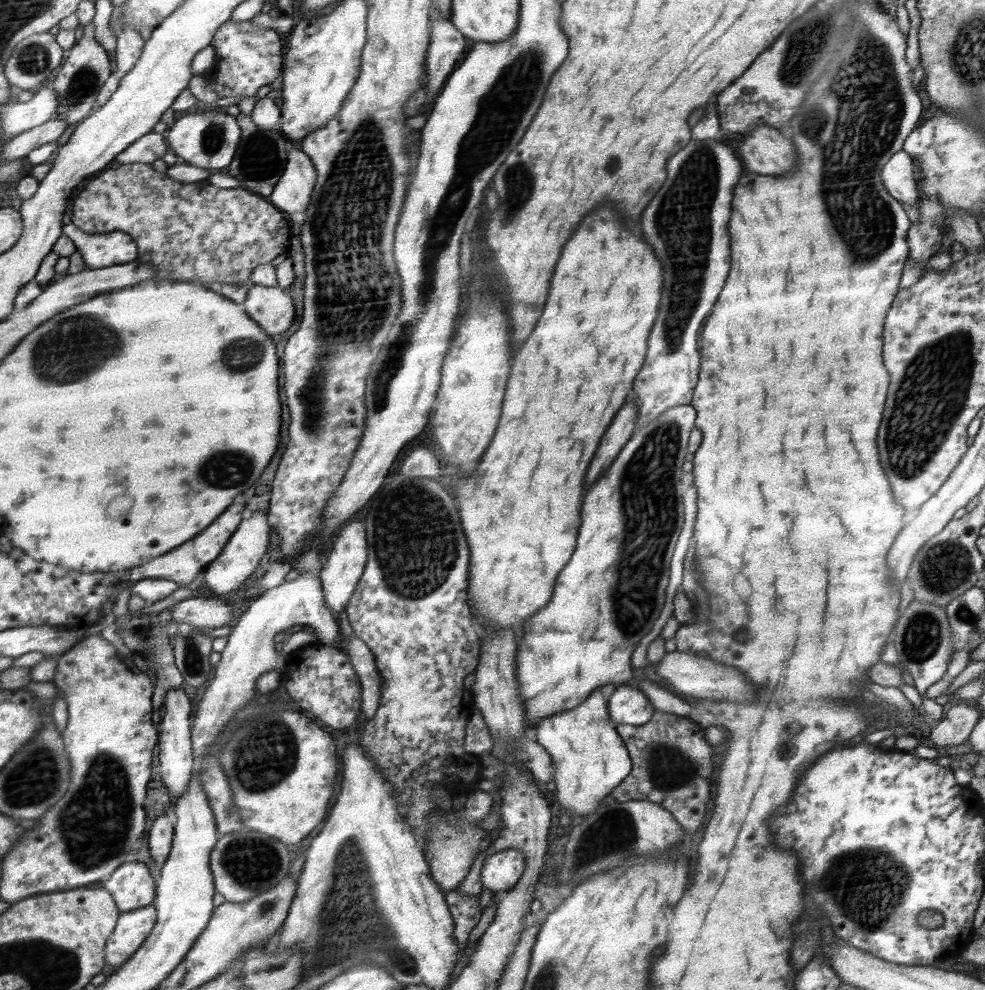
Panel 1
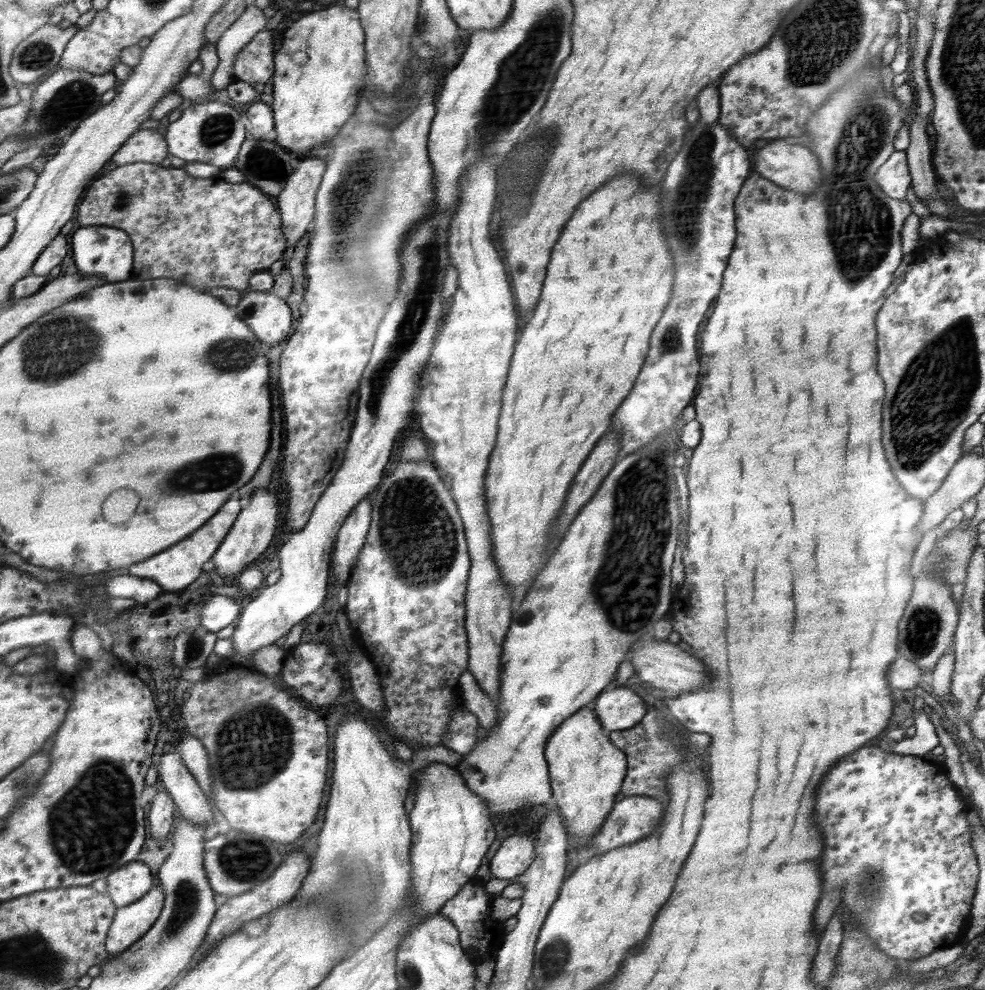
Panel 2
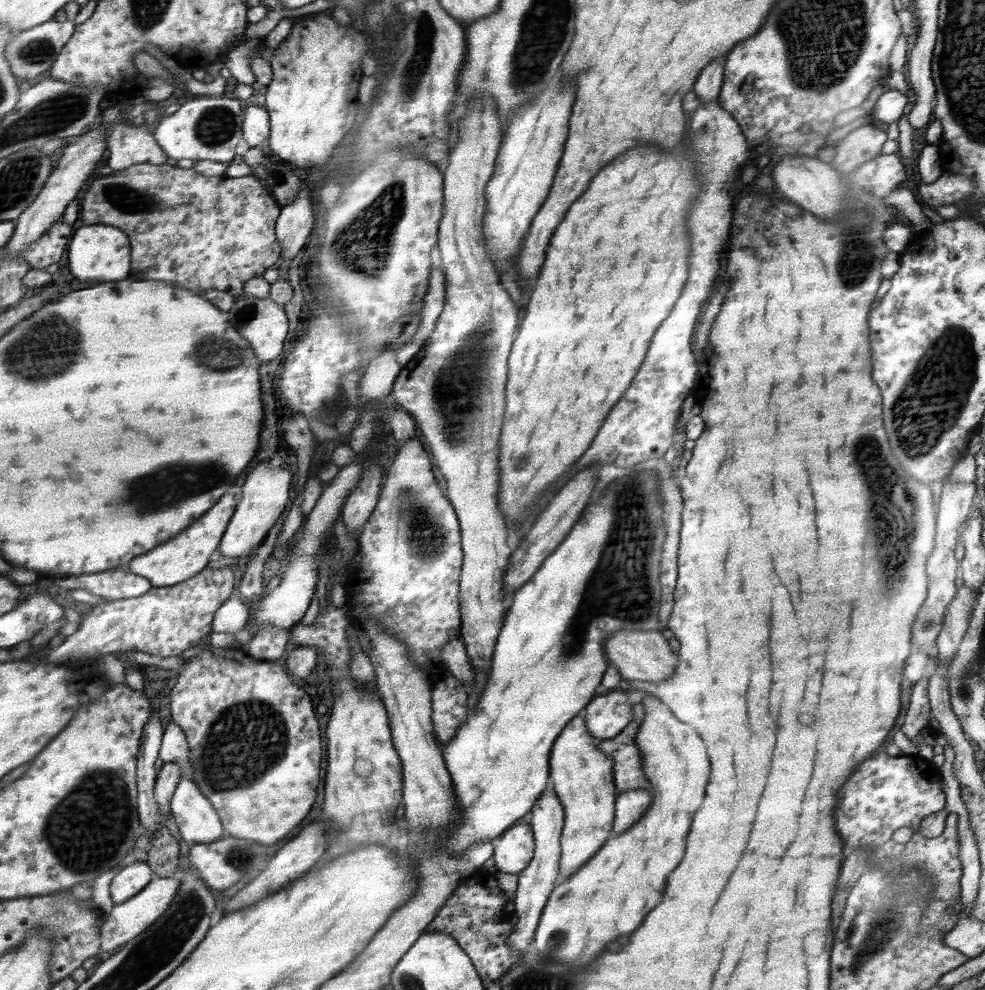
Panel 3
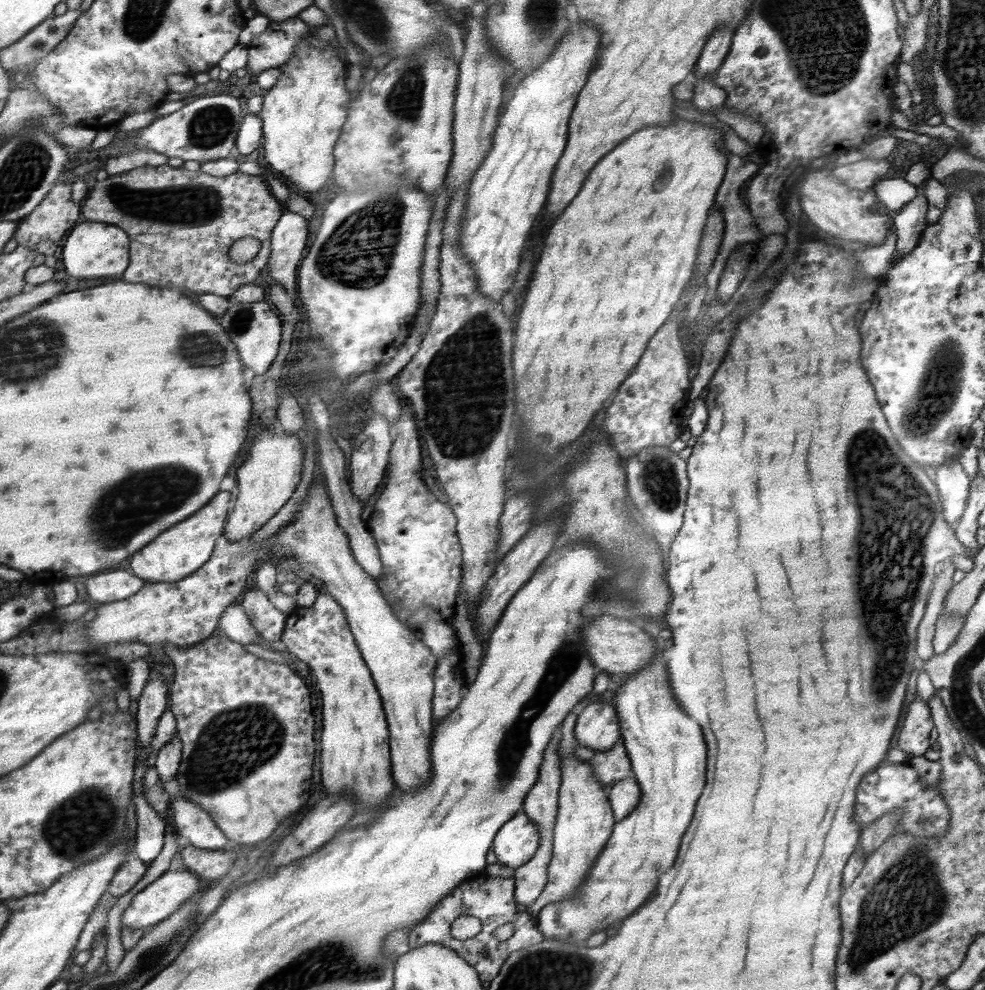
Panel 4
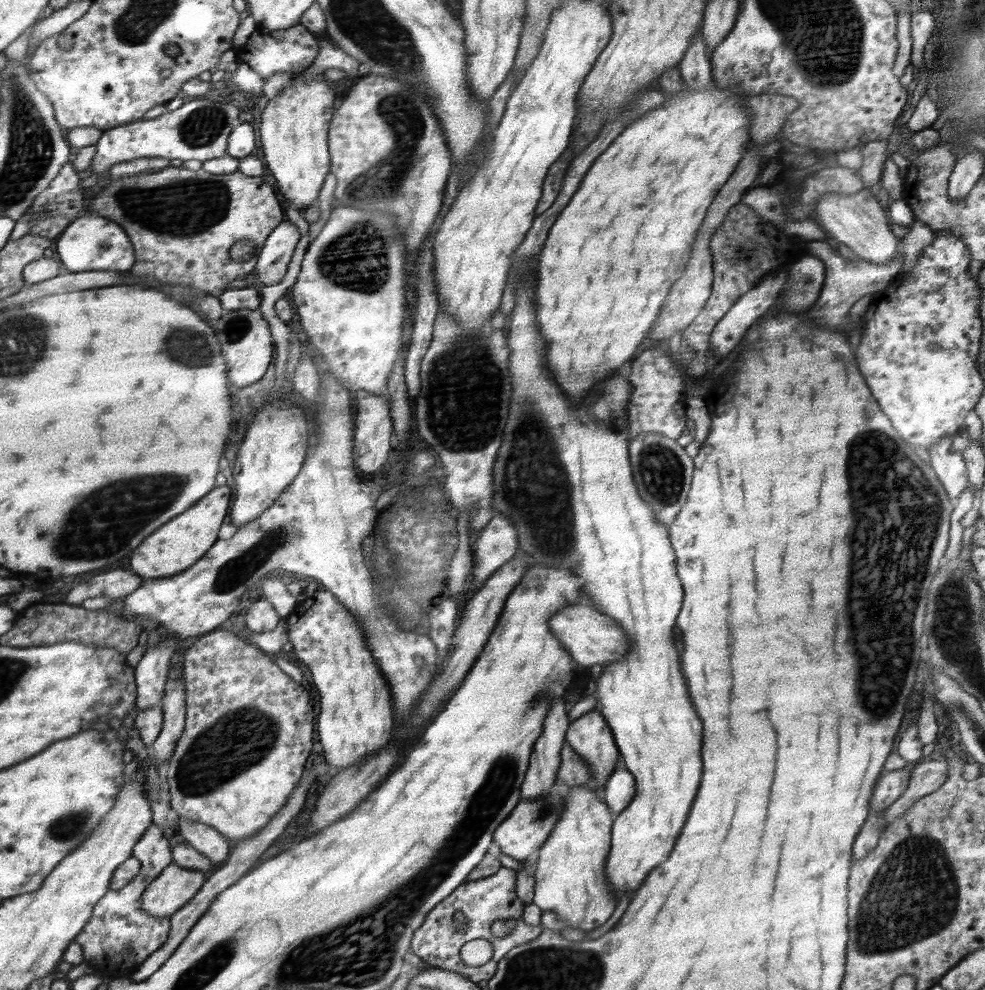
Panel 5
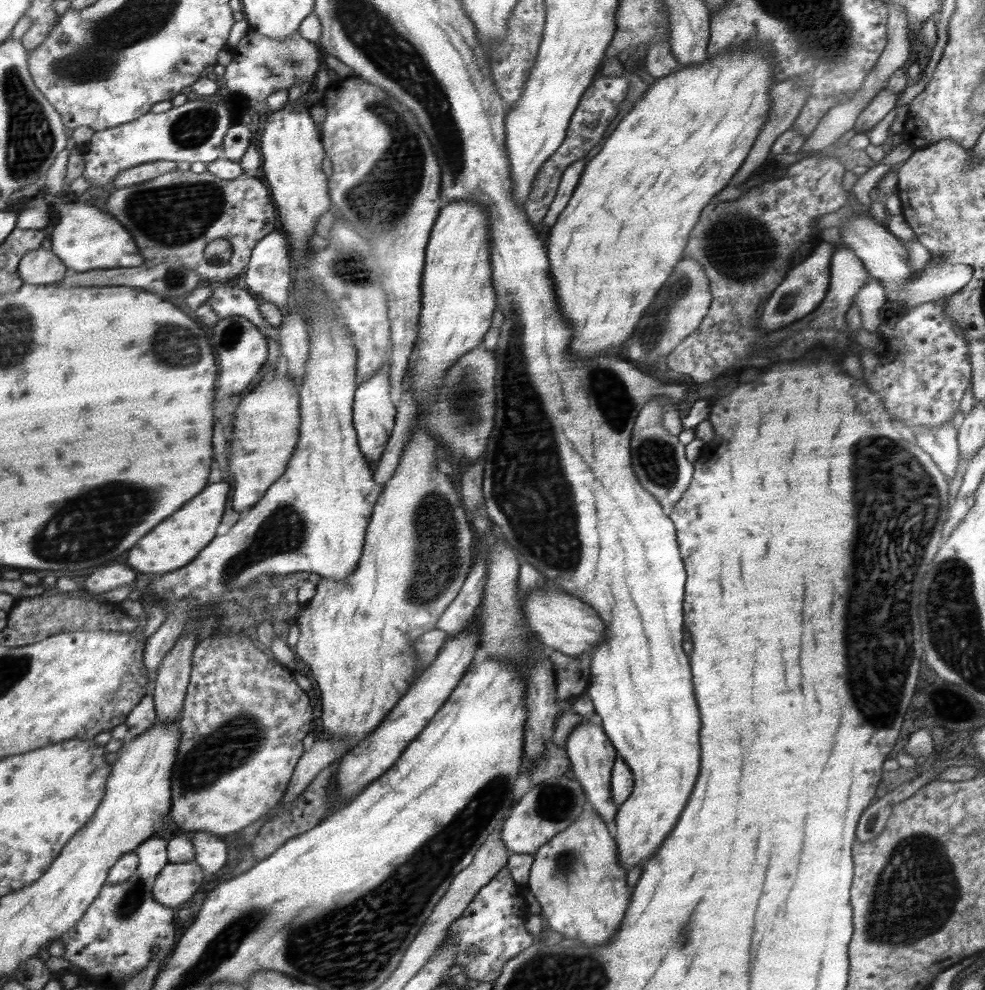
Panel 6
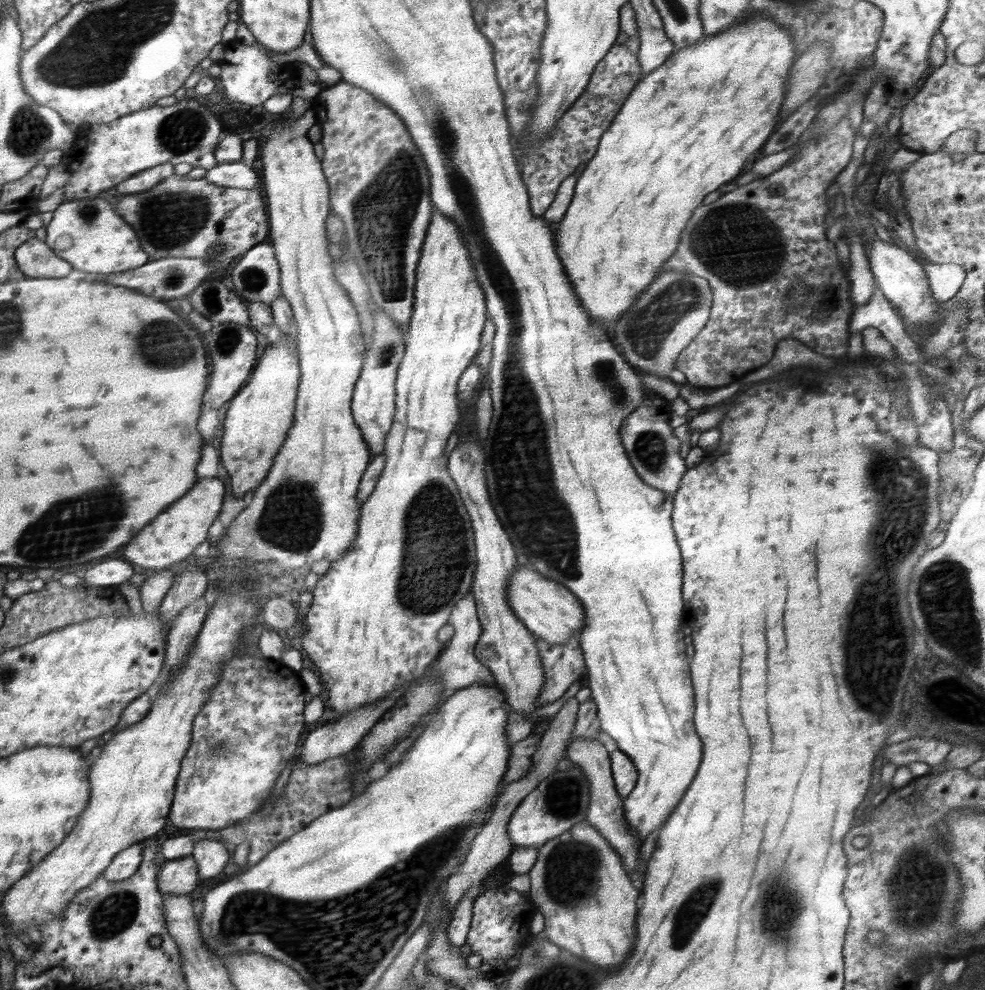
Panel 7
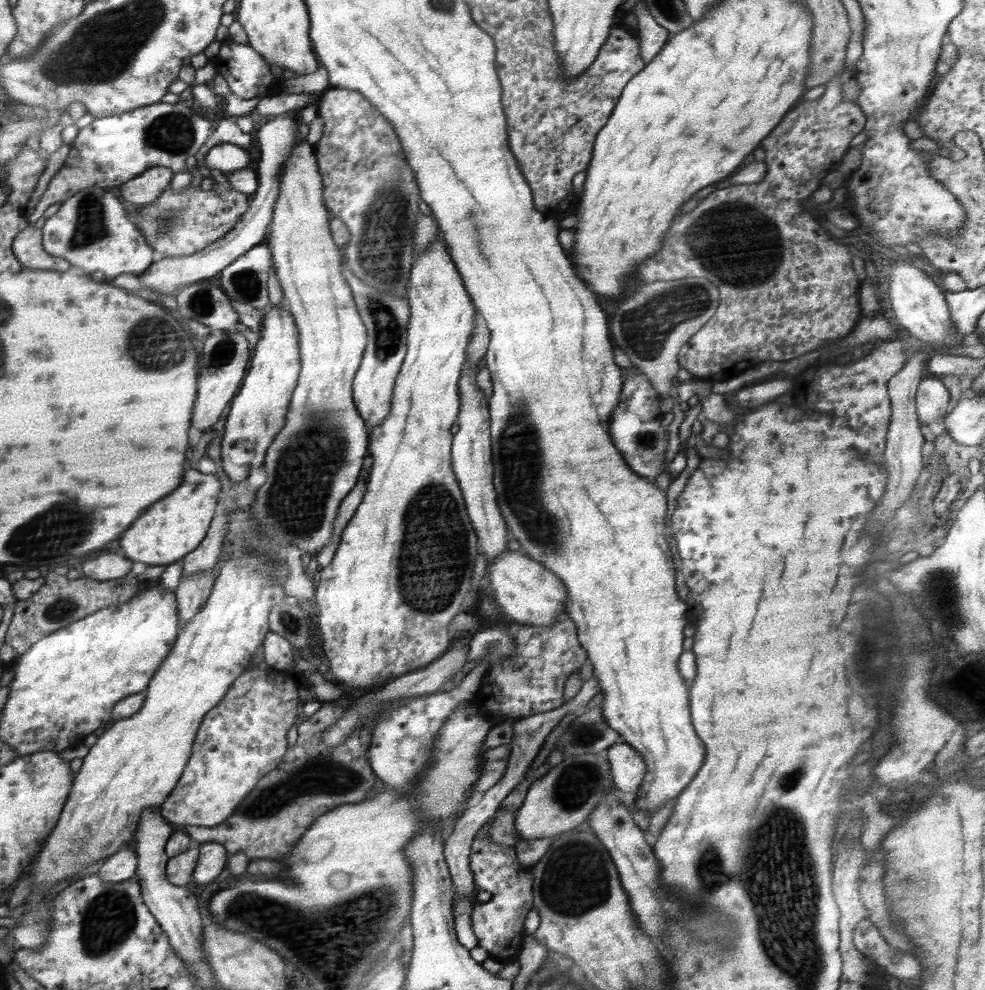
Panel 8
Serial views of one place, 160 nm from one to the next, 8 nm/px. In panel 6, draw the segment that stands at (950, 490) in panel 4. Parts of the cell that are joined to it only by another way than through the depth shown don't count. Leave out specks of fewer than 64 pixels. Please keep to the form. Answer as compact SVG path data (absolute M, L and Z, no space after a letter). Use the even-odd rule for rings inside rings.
M952 422L943 424L940 428L912 428L917 445L925 450L934 464L944 473L947 482L956 474L960 454L957 443L957 429Z

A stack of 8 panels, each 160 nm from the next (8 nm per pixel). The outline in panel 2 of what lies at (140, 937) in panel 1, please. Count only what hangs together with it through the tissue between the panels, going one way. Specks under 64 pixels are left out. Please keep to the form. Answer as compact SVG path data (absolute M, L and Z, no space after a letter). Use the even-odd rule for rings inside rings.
M155 883L142 898L131 905L117 908L114 924L107 938L108 954L118 955L134 945L158 920L165 905L166 891Z

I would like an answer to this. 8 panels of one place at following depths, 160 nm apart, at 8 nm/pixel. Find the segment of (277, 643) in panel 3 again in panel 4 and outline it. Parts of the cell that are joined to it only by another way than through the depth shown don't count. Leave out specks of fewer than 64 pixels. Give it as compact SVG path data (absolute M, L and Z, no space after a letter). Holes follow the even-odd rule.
M251 583L239 603L244 607L251 625L258 631L260 638L267 642L267 645L281 640L287 615L269 601L264 591Z

